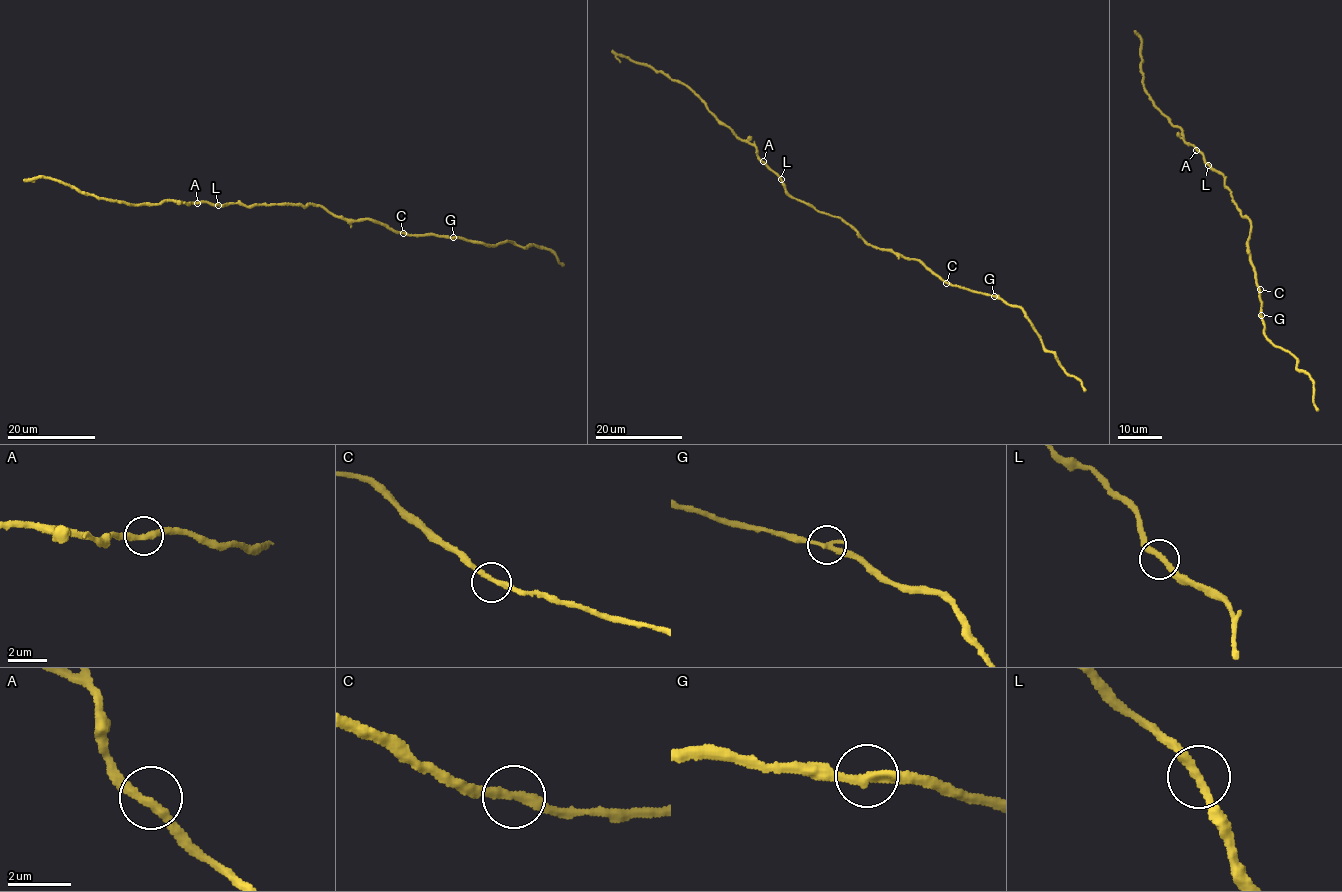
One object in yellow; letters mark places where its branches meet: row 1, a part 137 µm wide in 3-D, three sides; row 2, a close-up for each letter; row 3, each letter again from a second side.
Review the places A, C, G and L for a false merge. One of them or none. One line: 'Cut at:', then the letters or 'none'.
Cut at: none

